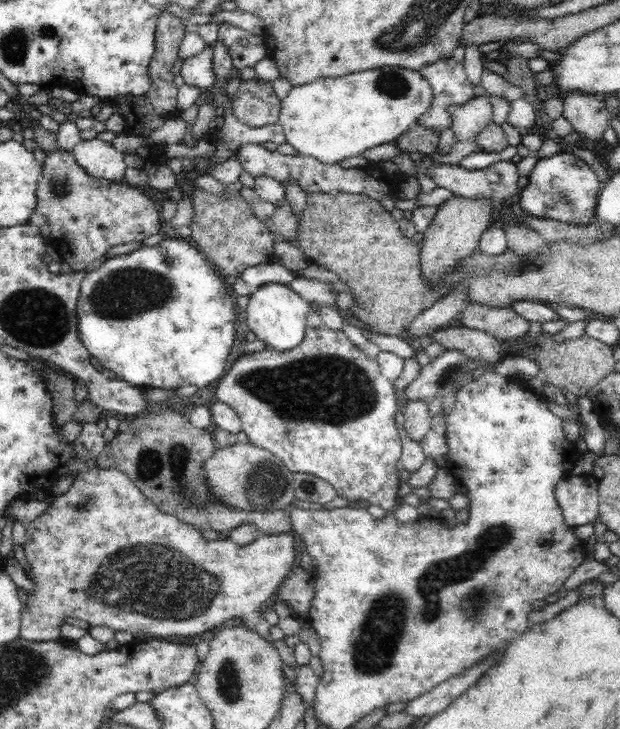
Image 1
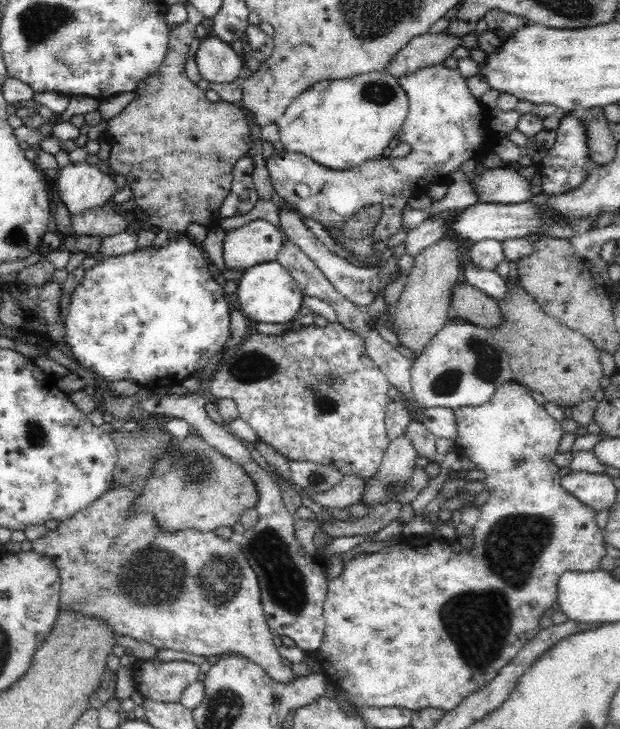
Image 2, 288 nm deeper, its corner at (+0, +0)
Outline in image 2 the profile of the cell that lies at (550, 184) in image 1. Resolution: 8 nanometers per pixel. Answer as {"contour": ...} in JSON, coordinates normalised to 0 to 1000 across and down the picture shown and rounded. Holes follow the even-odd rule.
{"contour":[[[932,154],[903,156],[903,170],[897,178],[897,195],[894,195],[887,211],[881,214],[881,219],[874,225],[868,225],[868,241],[877,250],[874,263],[881,269],[900,269],[906,263],[923,263],[935,252],[942,252],[942,247],[948,244],[948,239],[958,230],[961,230],[961,225],[952,219],[945,173],[939,170],[939,165],[932,165]]]}

